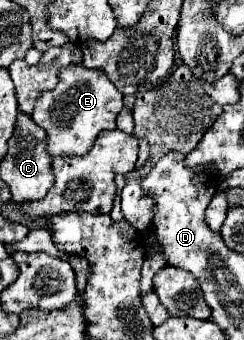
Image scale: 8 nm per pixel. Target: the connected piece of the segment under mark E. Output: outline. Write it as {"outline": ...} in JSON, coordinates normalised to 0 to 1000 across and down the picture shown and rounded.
{"outline":[[[283,191],[250,203],[242,244],[209,268],[176,268],[127,332],[135,356],[201,397],[201,456],[332,456],[381,432],[414,385],[480,379],[480,338],[504,321],[504,279],[447,238],[430,209],[357,203],[340,191]]]}

